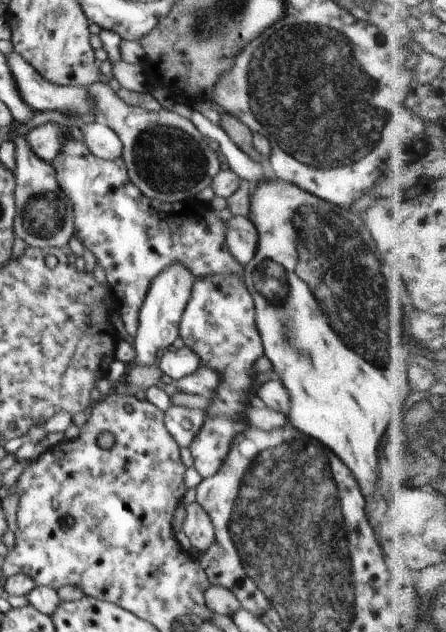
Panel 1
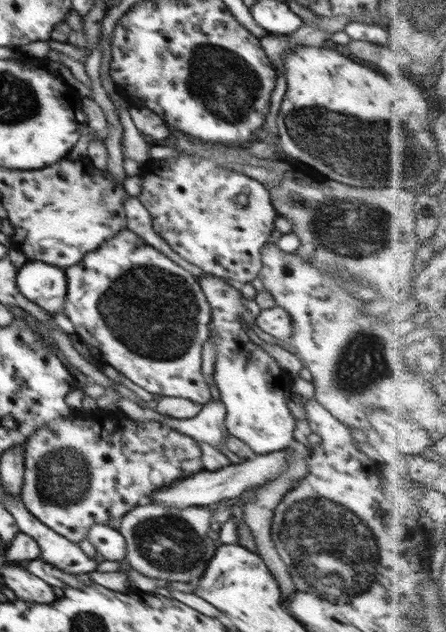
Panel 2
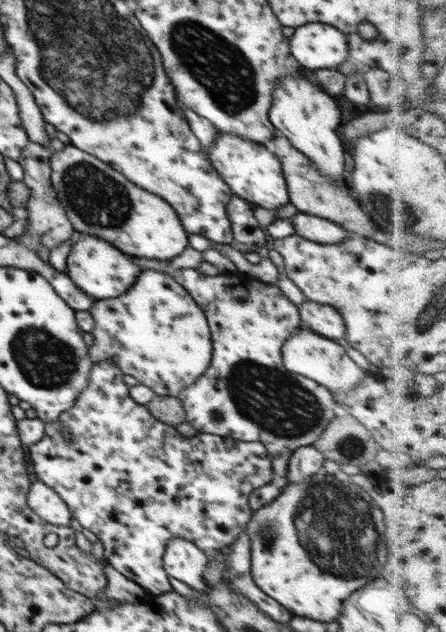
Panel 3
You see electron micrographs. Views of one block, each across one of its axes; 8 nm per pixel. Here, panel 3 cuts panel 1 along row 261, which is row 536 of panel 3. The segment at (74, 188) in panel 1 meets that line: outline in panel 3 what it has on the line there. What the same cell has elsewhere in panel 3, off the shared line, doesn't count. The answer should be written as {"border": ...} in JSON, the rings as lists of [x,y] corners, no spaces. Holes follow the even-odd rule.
{"border":[[[104,359],[92,365],[88,385],[82,390],[72,408],[60,413],[58,421],[45,423],[44,437],[36,444],[29,445],[30,462],[34,466],[34,474],[38,480],[49,486],[64,502],[70,510],[71,516],[85,529],[90,530],[98,537],[98,541],[104,545],[105,560],[117,572],[120,572],[128,580],[136,582],[142,588],[148,589],[148,594],[163,596],[172,591],[167,573],[163,568],[163,556],[169,541],[174,538],[182,538],[192,542],[204,554],[214,554],[222,548],[228,548],[241,534],[251,520],[253,511],[249,508],[249,496],[254,489],[270,483],[272,479],[272,460],[268,456],[268,450],[260,442],[242,442],[230,437],[199,432],[195,437],[185,437],[176,430],[175,426],[160,422],[146,405],[136,403],[128,394],[129,387],[124,383],[124,373],[112,359]]]}

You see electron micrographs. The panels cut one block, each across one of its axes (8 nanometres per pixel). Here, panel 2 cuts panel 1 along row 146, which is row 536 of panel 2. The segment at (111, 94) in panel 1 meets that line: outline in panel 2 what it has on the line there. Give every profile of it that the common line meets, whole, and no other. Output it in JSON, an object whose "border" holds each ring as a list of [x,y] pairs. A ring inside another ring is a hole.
{"border":[[[143,503],[122,517],[117,531],[126,542],[125,559],[148,578],[168,582],[192,583],[202,578],[219,545],[211,533],[215,505],[168,508],[164,504]]]}

